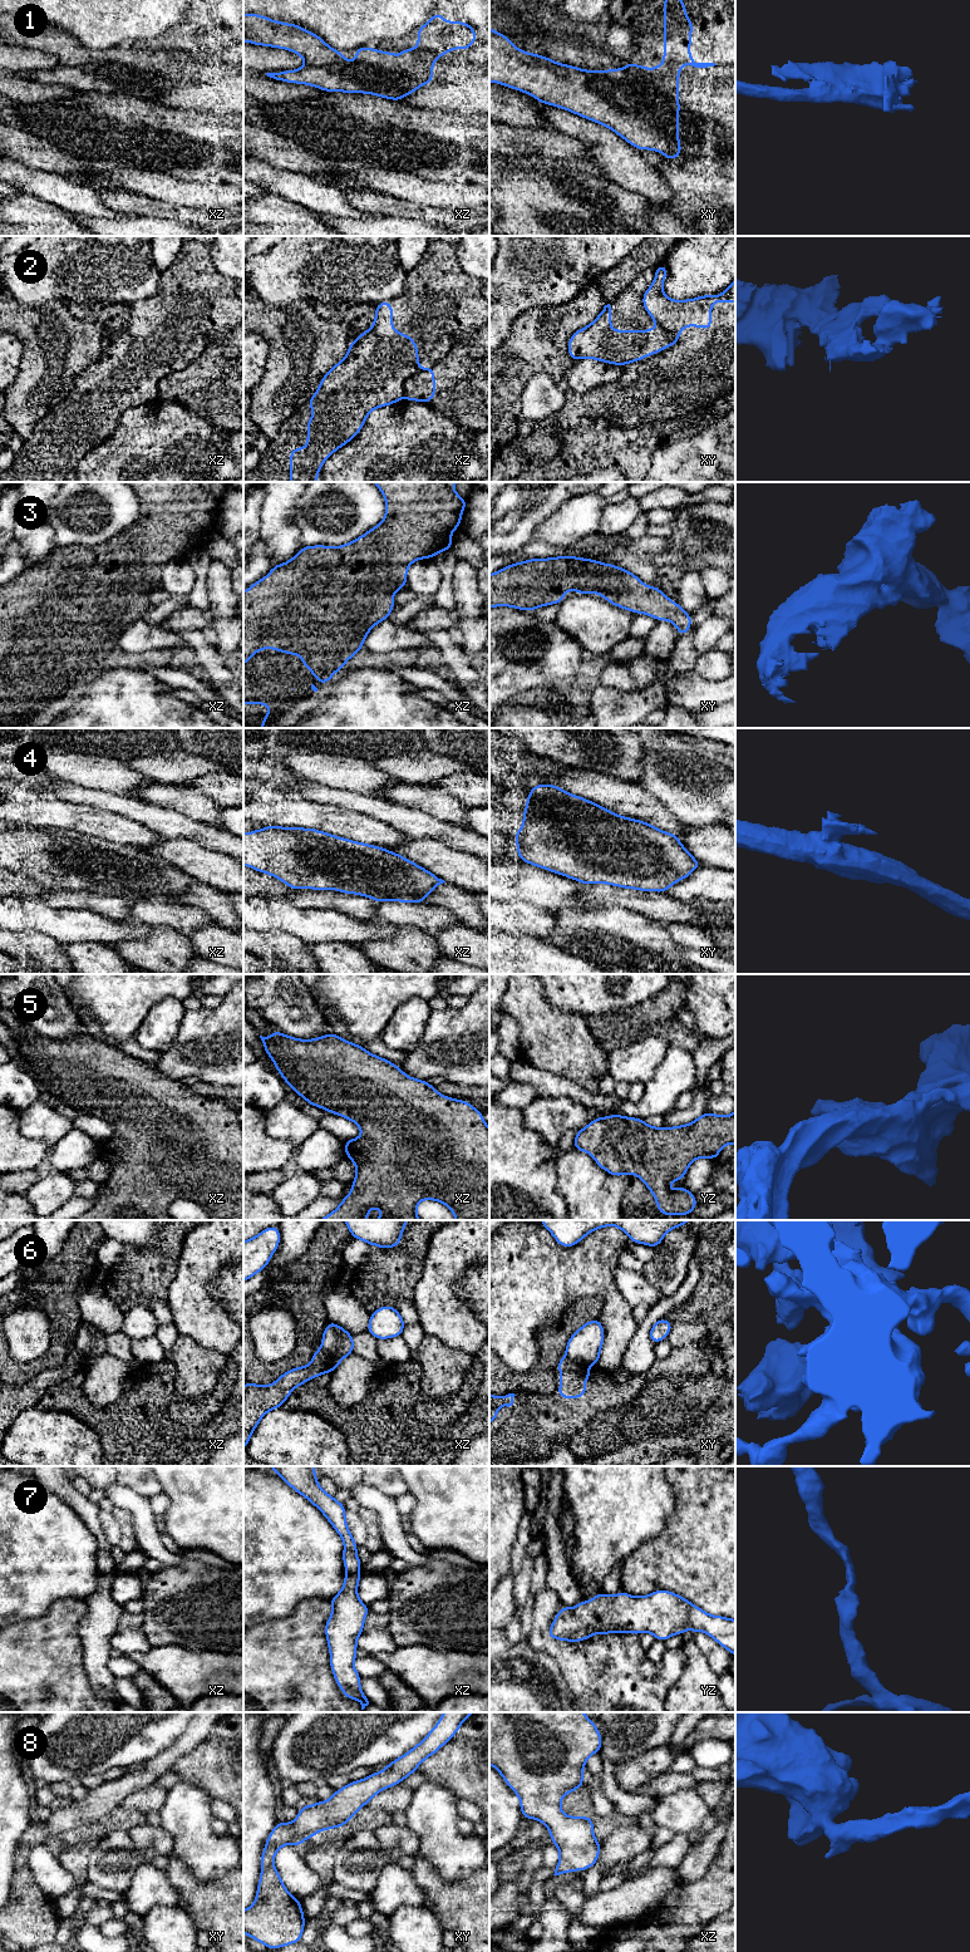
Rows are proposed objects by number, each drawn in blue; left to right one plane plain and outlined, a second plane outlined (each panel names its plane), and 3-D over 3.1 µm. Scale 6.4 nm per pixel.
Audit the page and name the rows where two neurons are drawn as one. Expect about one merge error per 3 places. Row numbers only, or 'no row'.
2, 6

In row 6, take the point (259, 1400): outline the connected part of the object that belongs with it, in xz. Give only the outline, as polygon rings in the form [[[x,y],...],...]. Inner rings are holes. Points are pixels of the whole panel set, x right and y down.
[[[315,1349],[310,1365],[289,1370],[269,1386],[243,1385],[243,1450],[260,1420],[271,1410],[284,1406],[286,1398],[300,1385],[331,1373],[331,1366],[322,1349]]]

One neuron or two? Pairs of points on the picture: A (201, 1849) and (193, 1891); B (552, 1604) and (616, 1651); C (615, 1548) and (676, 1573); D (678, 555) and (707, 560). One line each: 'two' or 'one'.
A: two
B: one
C: two
D: one

